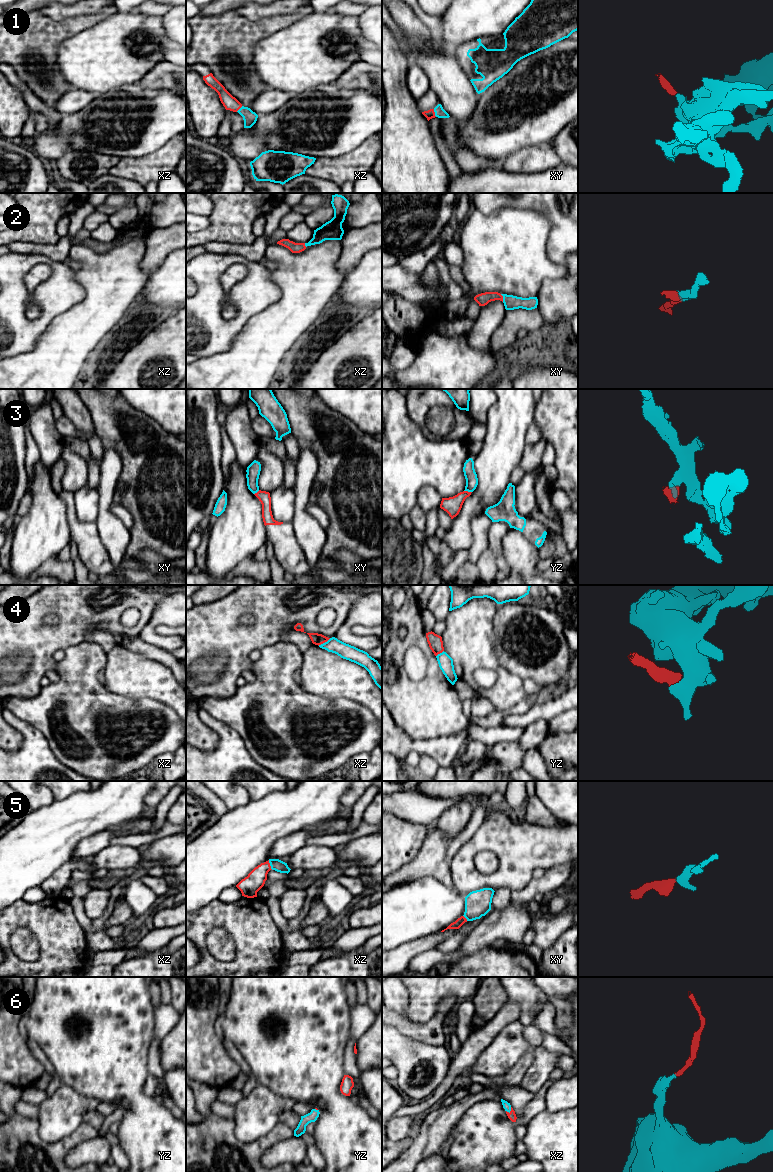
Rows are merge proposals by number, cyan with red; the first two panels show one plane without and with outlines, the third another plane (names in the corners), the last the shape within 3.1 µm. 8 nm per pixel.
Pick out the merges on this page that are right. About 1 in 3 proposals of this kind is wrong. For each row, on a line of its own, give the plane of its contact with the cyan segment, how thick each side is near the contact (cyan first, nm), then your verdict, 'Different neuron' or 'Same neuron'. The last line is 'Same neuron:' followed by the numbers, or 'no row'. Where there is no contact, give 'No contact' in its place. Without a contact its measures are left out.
1: Touches cyan in xy. Thickness 80 nm (cyan) against 70 nm. Same neuron
2: Touches cyan in xy. Thickness 120 nm (cyan) against 100 nm. Same neuron
3: Touches cyan in yz. Thickness 100 nm (cyan) against 140 nm. Different neuron
4: Touches cyan in xz. Thickness 120 nm (cyan) against 90 nm. Different neuron
5: Touches cyan in xz. Thickness 90 nm (cyan) against 160 nm. Same neuron
6: Touches cyan in xz. Thickness 60 nm (cyan) against 60 nm. Same neuron
Same neuron: 1, 2, 5, 6

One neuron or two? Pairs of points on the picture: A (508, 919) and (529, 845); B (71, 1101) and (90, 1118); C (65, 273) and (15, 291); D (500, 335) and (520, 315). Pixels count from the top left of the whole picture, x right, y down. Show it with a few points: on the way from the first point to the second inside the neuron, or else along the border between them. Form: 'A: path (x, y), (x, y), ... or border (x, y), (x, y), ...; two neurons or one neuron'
A: border (532, 878), (523, 888), (511, 891); two neurons
B: border (95, 1109), (88, 1110), (82, 1120); two neurons
C: path (55, 296), (37, 323), (18, 314); one neuron
D: path (505, 330), (515, 320); one neuron

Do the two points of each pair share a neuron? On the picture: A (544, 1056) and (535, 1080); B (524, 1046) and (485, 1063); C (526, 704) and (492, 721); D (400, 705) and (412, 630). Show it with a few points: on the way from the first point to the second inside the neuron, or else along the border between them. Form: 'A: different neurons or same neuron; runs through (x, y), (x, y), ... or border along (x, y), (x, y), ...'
A: same neuron; runs through (544, 1062), (537, 1074)
B: same neuron; runs through (514, 1046), (510, 1046), (495, 1060)
C: same neuron; runs through (518, 709), (500, 715)
D: same neuron; runs through (419, 689), (431, 677), (431, 658), (425, 649)

